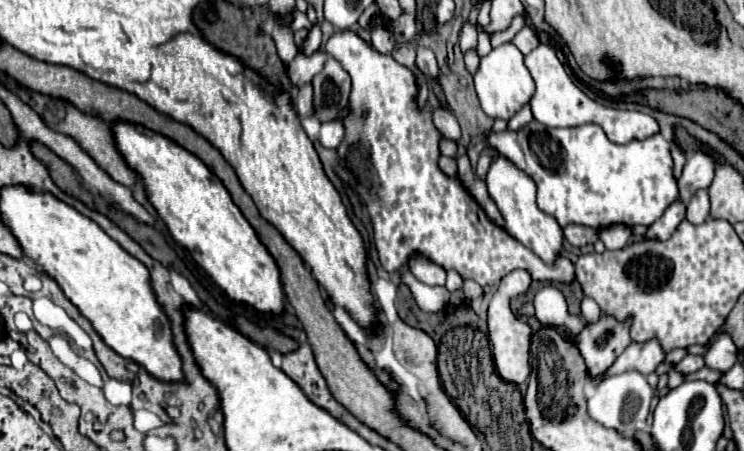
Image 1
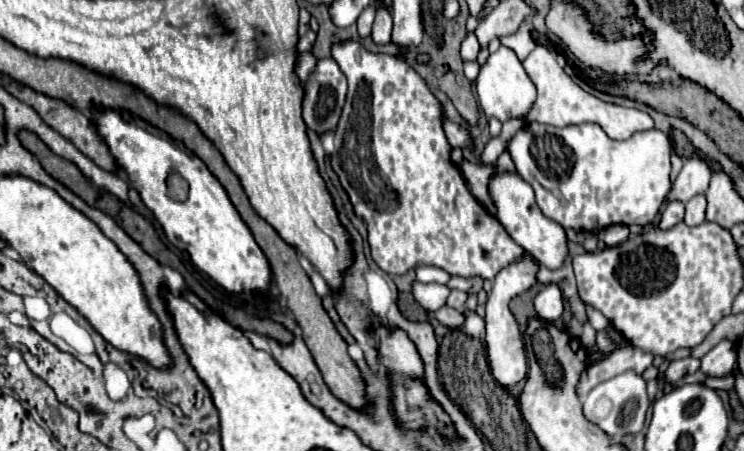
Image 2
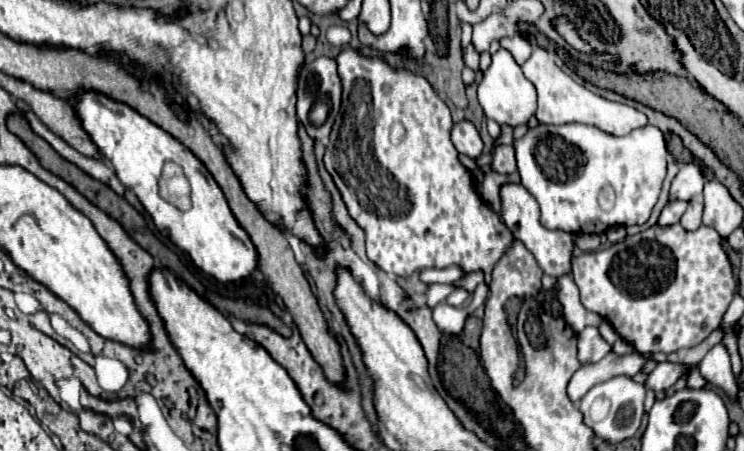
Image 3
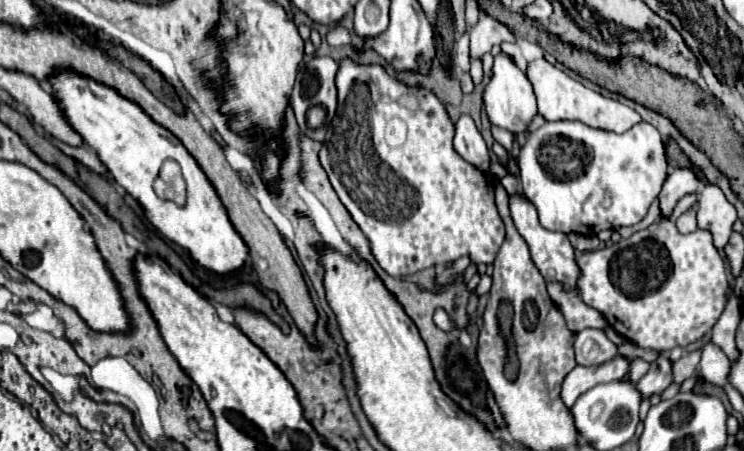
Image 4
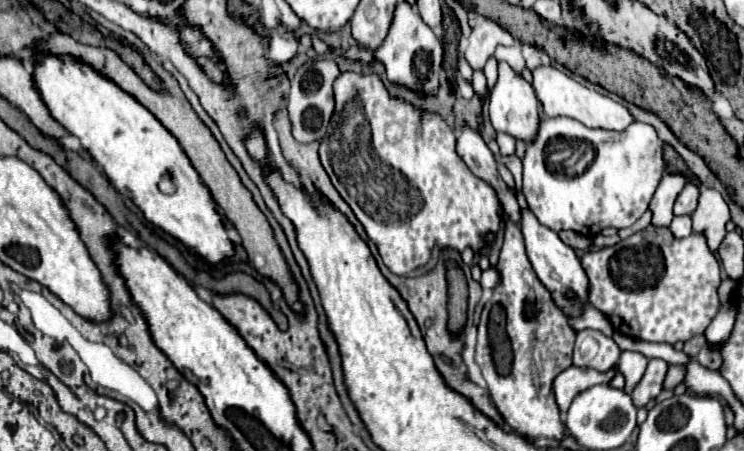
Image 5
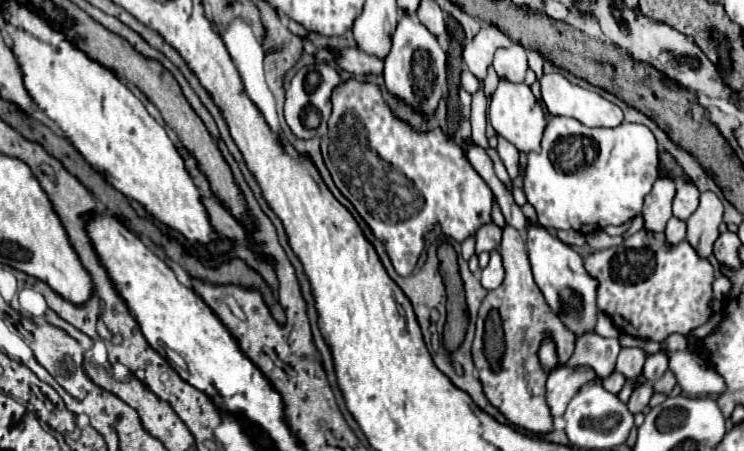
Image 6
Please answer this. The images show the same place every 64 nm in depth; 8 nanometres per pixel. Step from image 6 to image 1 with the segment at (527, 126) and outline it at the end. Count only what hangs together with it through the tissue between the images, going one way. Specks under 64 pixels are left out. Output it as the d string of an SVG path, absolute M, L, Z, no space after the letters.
M502 44L480 60L480 68L474 74L474 84L476 84L476 92L480 98L482 110L490 118L510 120L524 104L530 102L530 98L534 94L534 80L532 80L528 68L524 66L524 56L512 44Z

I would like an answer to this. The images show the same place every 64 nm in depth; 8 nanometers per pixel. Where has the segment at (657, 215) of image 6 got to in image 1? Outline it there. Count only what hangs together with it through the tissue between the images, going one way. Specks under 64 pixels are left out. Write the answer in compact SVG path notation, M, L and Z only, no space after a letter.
M698 150L694 152L684 170L682 170L682 176L678 178L678 196L680 200L686 204L698 190L706 190L710 184L712 184L712 176L714 176L714 160Z

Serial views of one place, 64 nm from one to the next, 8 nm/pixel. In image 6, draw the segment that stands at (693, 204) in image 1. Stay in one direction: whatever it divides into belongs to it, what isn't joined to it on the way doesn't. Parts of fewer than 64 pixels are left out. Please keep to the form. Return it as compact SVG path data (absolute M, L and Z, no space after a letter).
M670 218L666 228L664 228L664 234L666 234L666 242L668 244L678 244L684 240L684 228L686 228L686 222L678 220L678 218Z

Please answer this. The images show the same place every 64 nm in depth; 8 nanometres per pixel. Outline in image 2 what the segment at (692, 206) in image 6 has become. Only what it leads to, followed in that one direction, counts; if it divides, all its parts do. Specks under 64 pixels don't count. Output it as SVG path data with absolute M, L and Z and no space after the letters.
M670 200L662 210L658 226L666 230L666 228L672 228L674 224L678 224L682 218L684 218L684 204L678 200Z

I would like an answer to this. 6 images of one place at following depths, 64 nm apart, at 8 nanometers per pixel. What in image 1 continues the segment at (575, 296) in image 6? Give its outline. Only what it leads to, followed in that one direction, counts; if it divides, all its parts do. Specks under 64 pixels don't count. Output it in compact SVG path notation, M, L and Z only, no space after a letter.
M500 156L498 160L492 162L492 166L488 170L486 186L488 186L490 198L496 202L498 210L504 218L506 232L512 238L516 238L520 244L530 248L546 264L554 264L554 260L560 256L564 234L562 234L560 224L536 206L536 184L532 182L532 178L526 176L524 172L520 172L520 168L516 168L508 158Z

